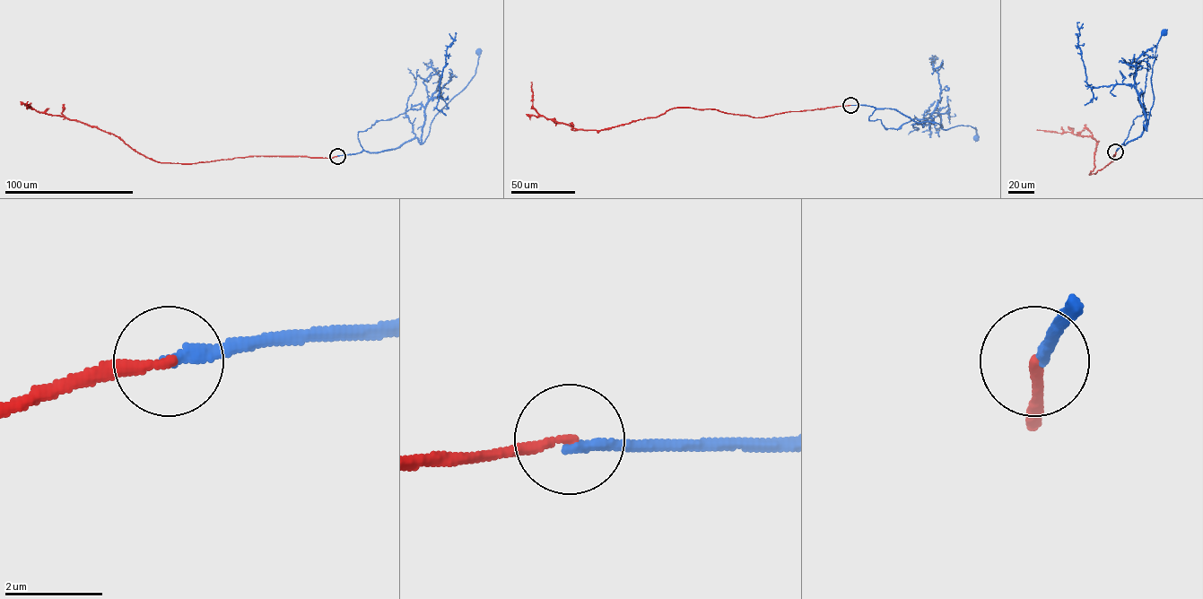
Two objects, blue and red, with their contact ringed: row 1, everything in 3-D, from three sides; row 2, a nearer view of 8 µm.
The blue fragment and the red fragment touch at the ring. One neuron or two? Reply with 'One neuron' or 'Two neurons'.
One neuron

